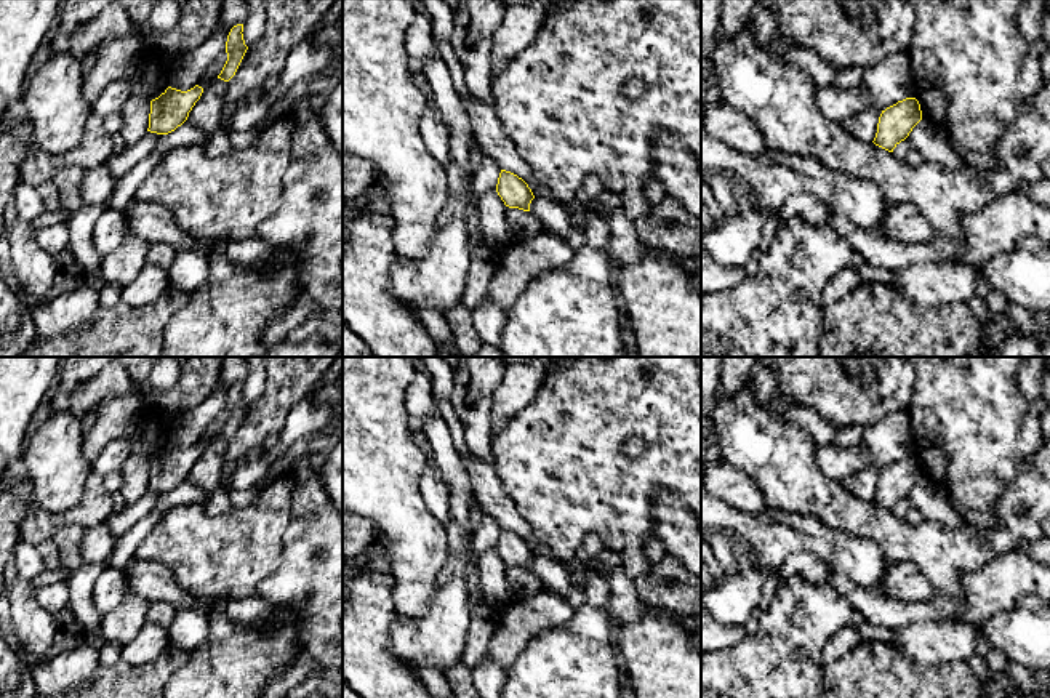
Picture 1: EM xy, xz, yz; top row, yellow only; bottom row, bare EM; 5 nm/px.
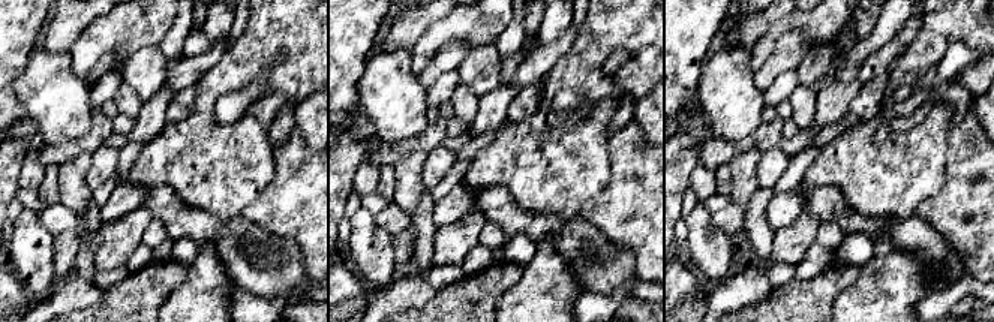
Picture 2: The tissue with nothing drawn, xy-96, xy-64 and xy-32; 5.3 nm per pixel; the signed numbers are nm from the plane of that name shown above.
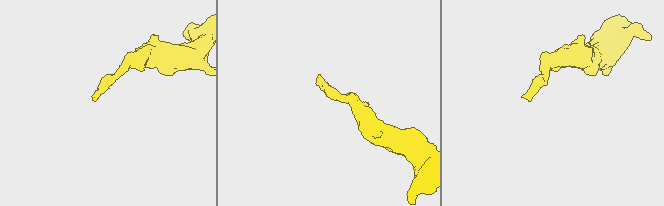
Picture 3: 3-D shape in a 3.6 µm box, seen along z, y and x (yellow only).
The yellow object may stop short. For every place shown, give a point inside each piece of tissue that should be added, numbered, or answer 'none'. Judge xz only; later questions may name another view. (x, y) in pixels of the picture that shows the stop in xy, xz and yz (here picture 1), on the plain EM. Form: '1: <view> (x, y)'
none

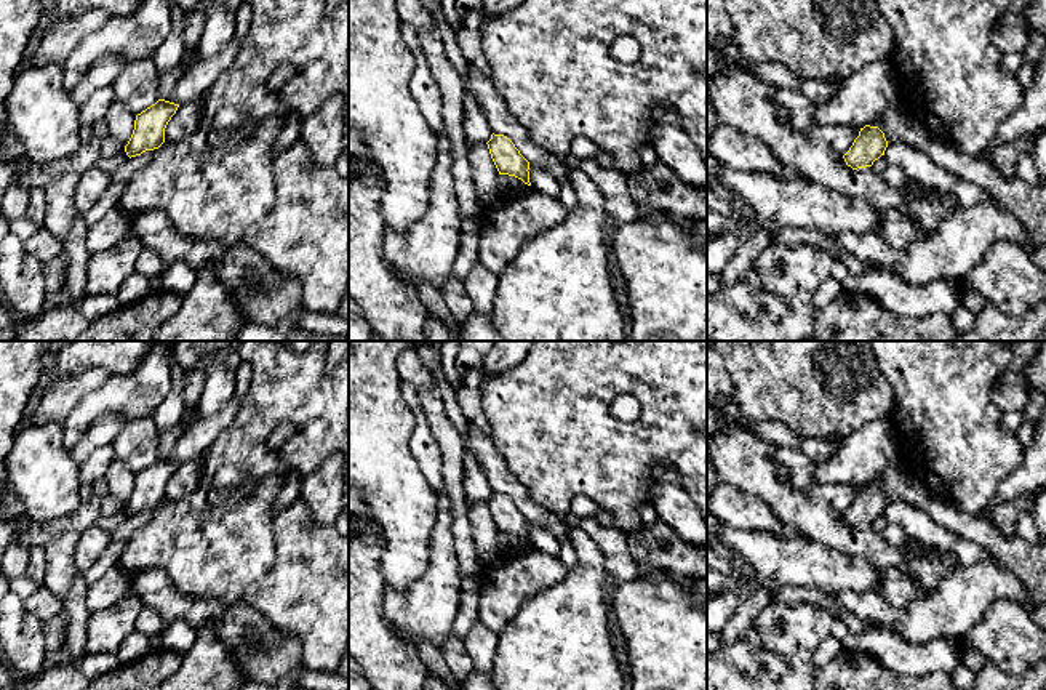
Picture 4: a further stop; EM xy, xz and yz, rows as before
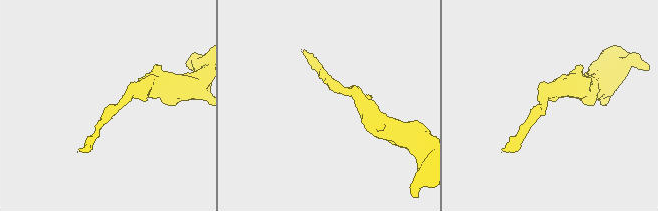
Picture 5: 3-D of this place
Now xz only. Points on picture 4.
none

